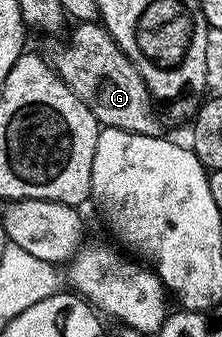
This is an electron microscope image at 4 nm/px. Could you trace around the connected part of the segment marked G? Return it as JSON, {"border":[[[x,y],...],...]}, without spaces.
{"border":[[[81,22],[76,25],[77,29],[69,36],[69,41],[57,52],[57,57],[52,57],[51,63],[57,72],[75,90],[75,94],[95,114],[98,124],[106,128],[118,128],[128,132],[138,132],[144,136],[154,135],[158,131],[157,120],[153,117],[154,101],[151,99],[147,86],[131,62],[127,54],[111,38],[111,34],[106,30],[105,25],[100,22]]]}

